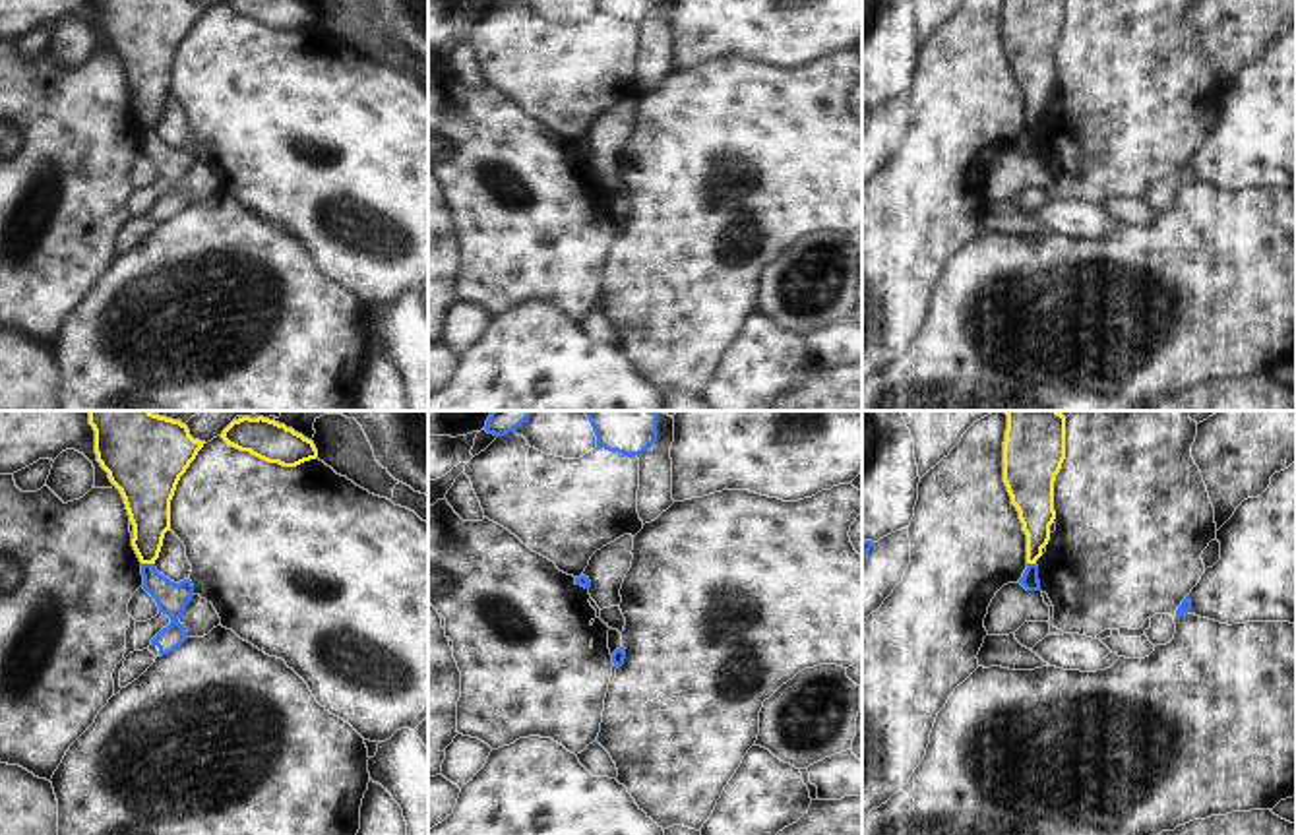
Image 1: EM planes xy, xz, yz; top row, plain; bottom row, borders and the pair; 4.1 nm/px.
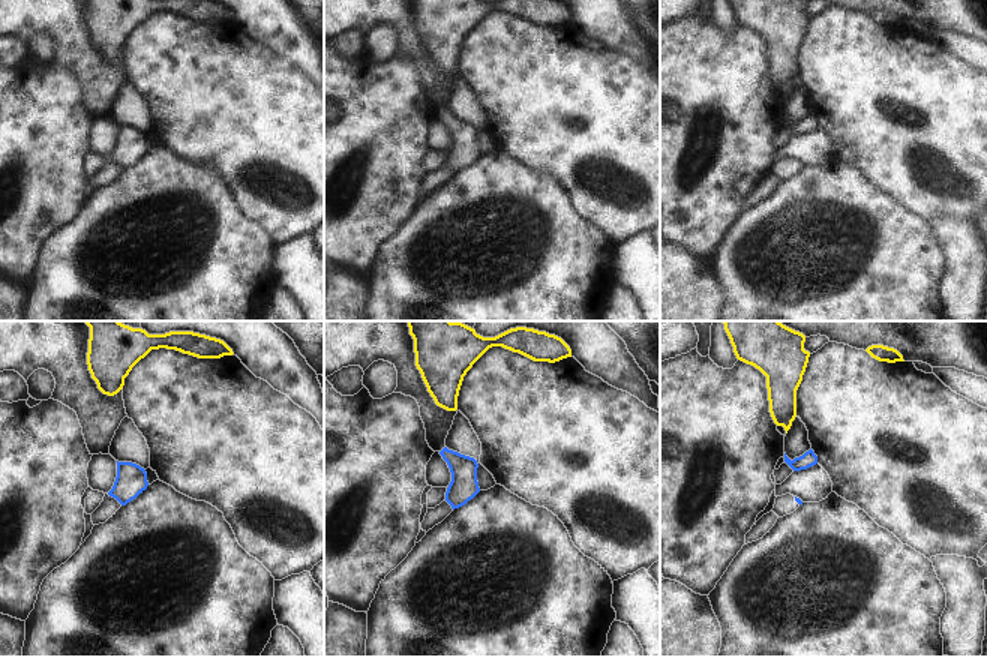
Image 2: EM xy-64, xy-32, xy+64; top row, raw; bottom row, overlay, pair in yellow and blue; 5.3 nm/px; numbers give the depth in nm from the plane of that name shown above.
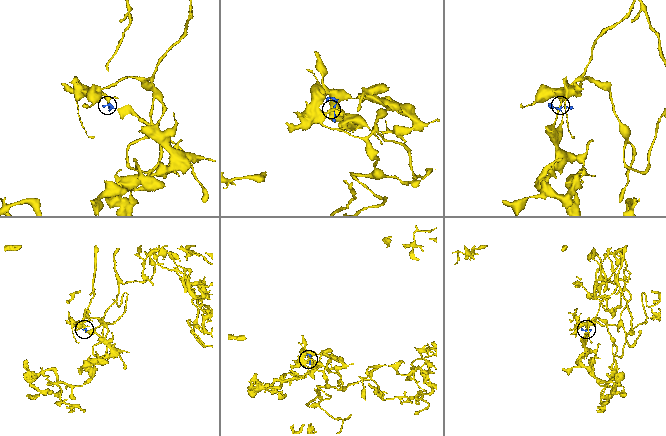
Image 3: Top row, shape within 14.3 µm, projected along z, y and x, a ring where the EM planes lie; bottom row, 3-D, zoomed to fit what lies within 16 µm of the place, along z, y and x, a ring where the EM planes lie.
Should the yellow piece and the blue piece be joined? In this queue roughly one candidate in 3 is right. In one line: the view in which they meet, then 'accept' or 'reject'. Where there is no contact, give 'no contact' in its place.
xy | reject

